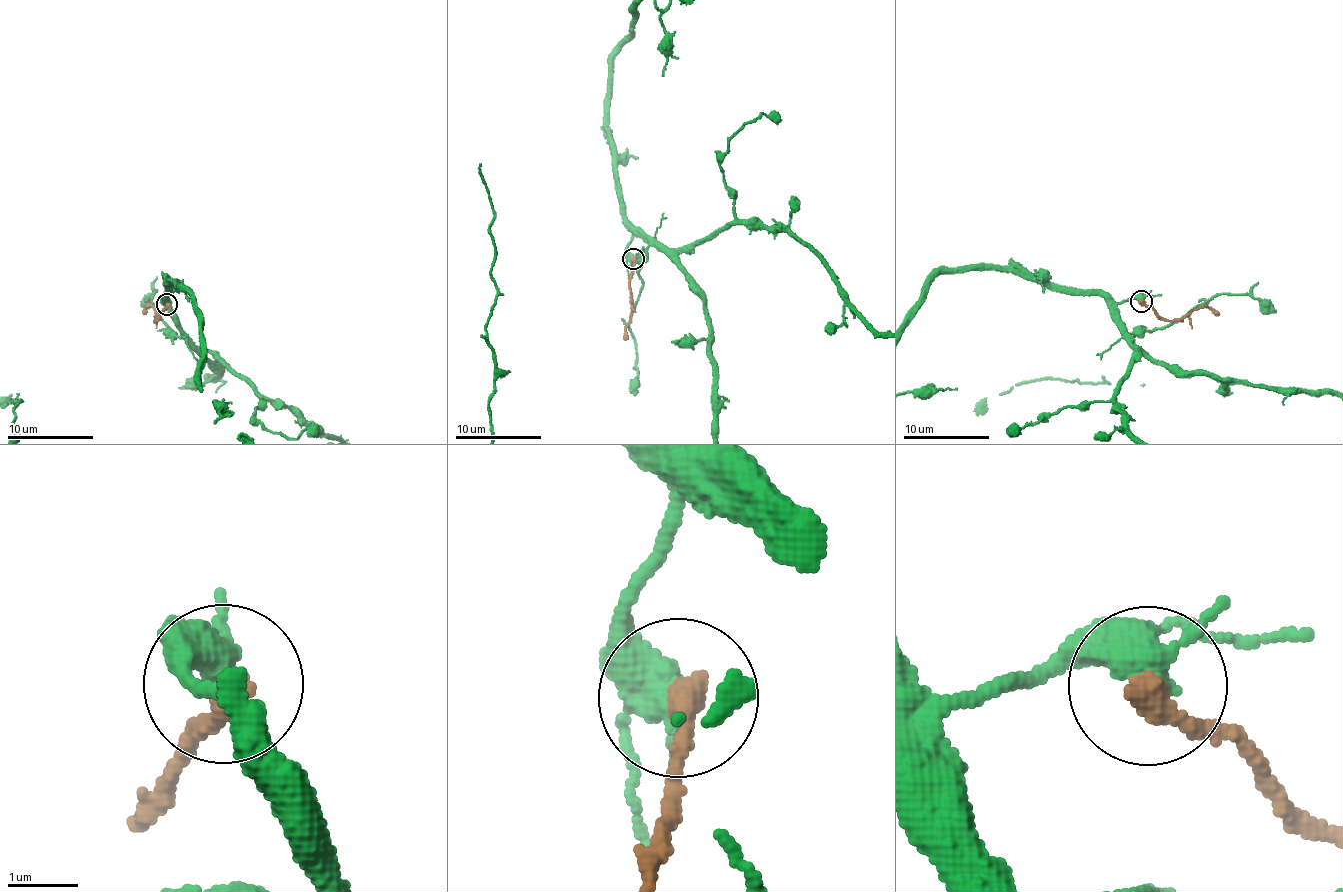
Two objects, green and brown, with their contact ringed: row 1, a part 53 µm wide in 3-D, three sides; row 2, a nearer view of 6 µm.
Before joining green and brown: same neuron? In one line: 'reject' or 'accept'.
reject

